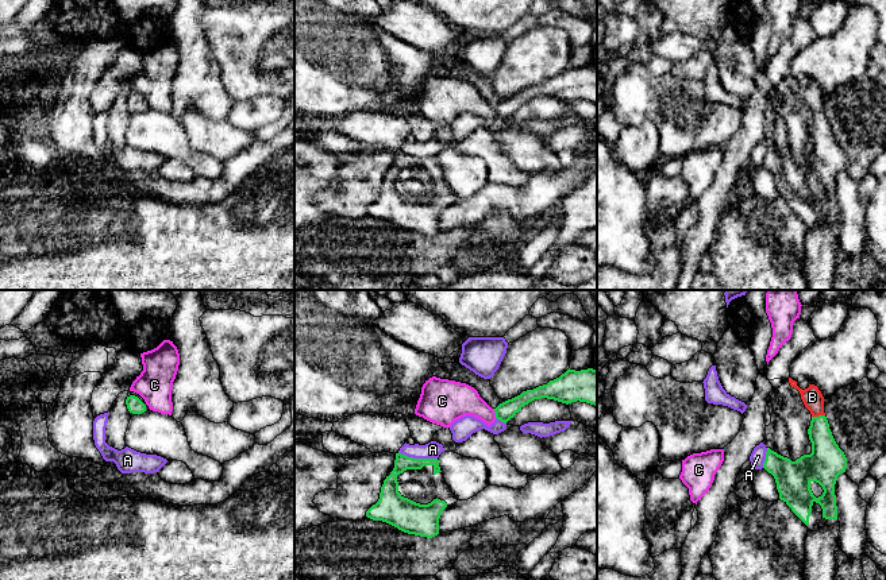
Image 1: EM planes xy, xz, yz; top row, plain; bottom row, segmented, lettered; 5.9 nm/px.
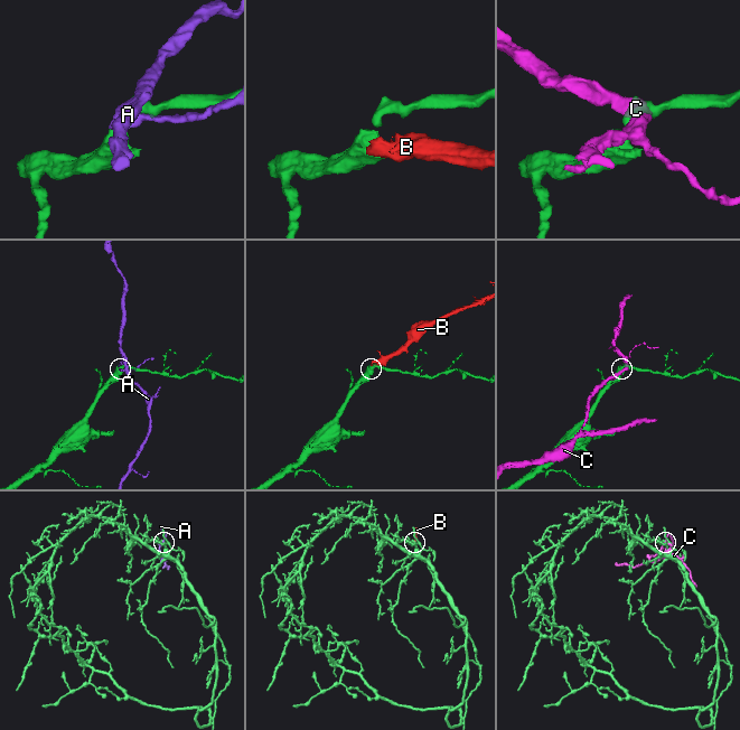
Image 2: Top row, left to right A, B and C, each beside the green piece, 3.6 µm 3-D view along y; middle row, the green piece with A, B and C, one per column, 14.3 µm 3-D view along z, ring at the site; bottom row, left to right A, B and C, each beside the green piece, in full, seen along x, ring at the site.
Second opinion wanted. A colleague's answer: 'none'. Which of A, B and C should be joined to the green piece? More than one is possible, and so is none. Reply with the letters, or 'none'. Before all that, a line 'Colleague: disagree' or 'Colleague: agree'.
Colleague: disagree
B

